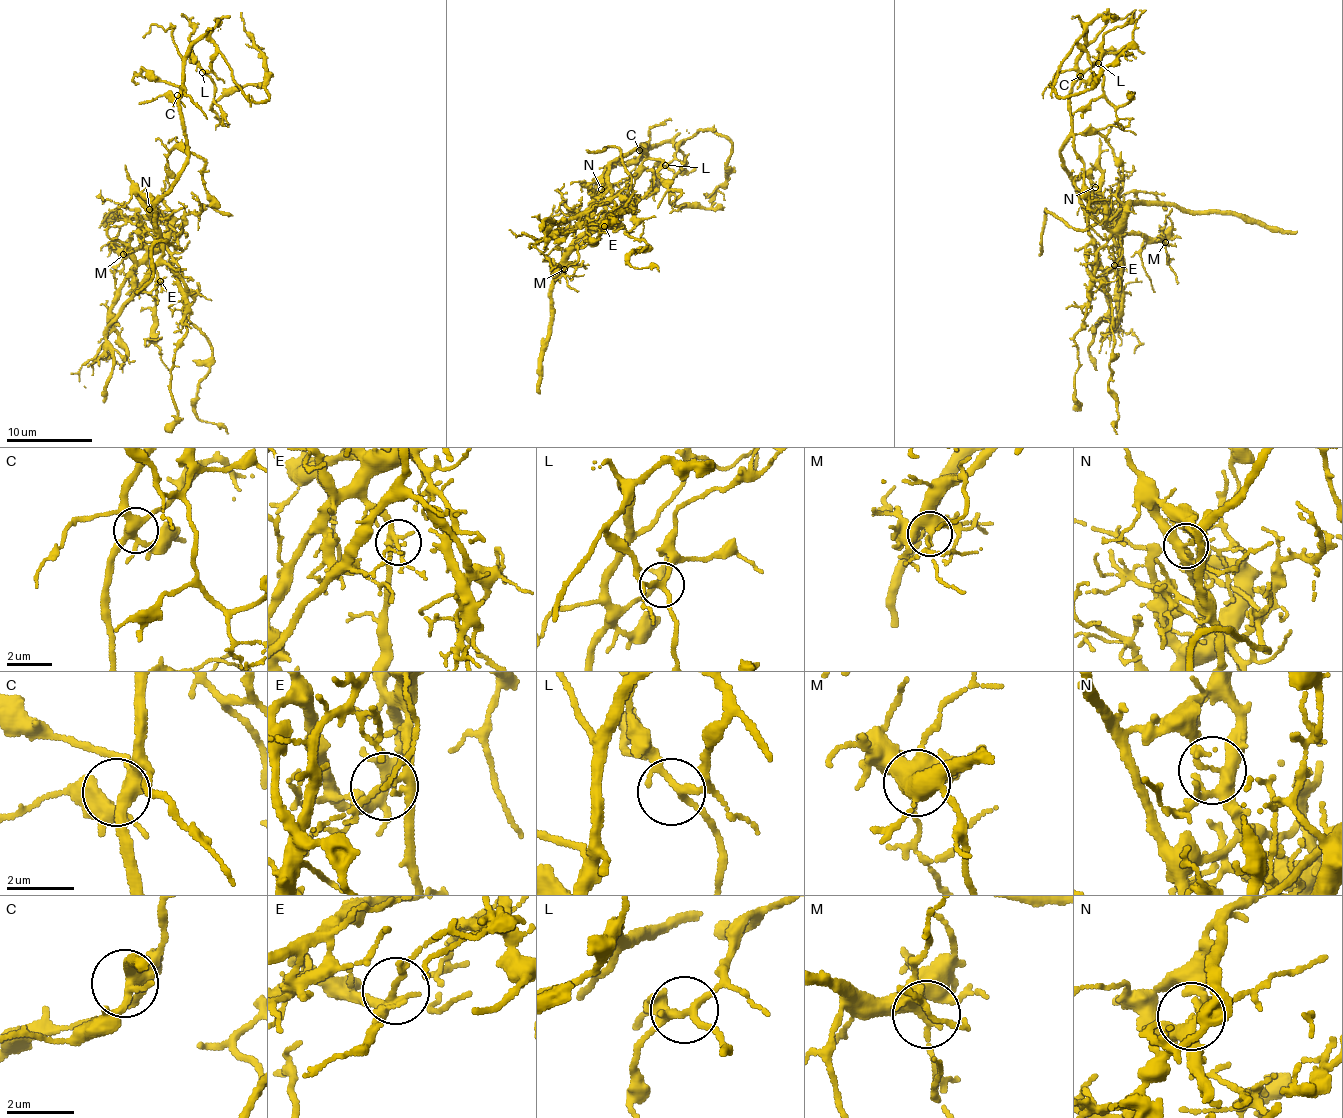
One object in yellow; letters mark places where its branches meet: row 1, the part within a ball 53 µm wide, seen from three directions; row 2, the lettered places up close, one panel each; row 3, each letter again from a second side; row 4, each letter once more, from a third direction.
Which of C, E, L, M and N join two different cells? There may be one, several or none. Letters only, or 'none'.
N

